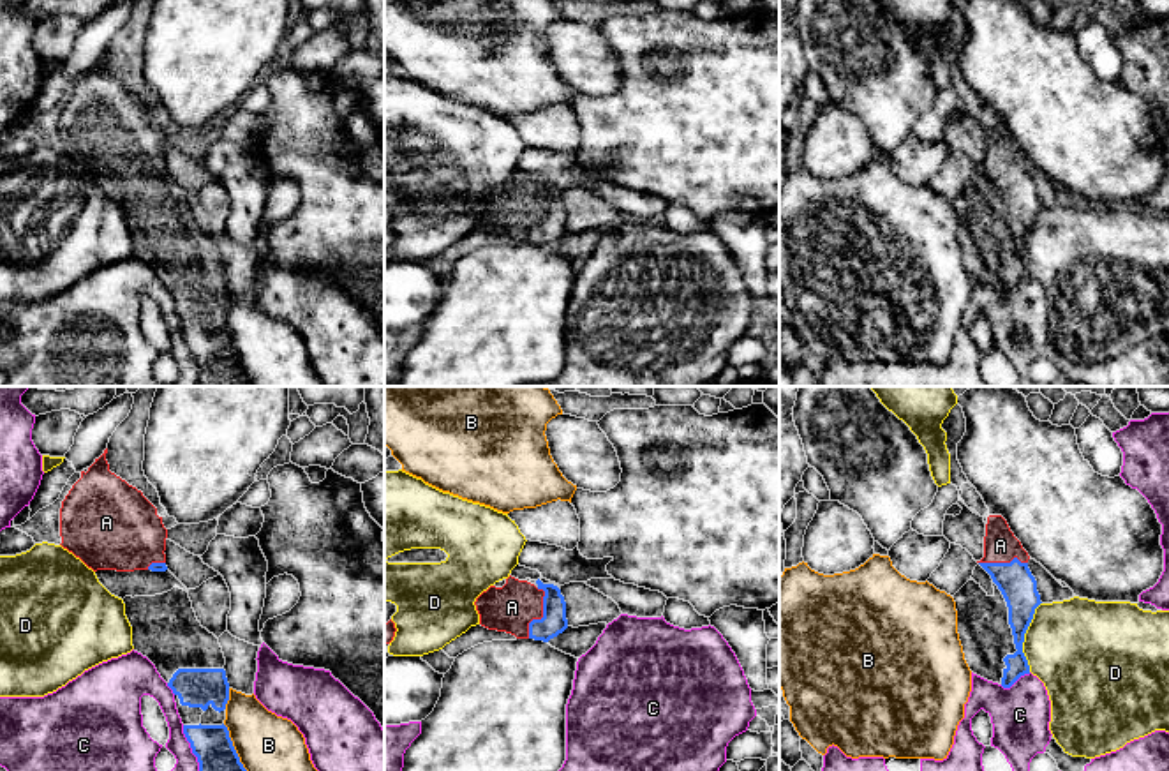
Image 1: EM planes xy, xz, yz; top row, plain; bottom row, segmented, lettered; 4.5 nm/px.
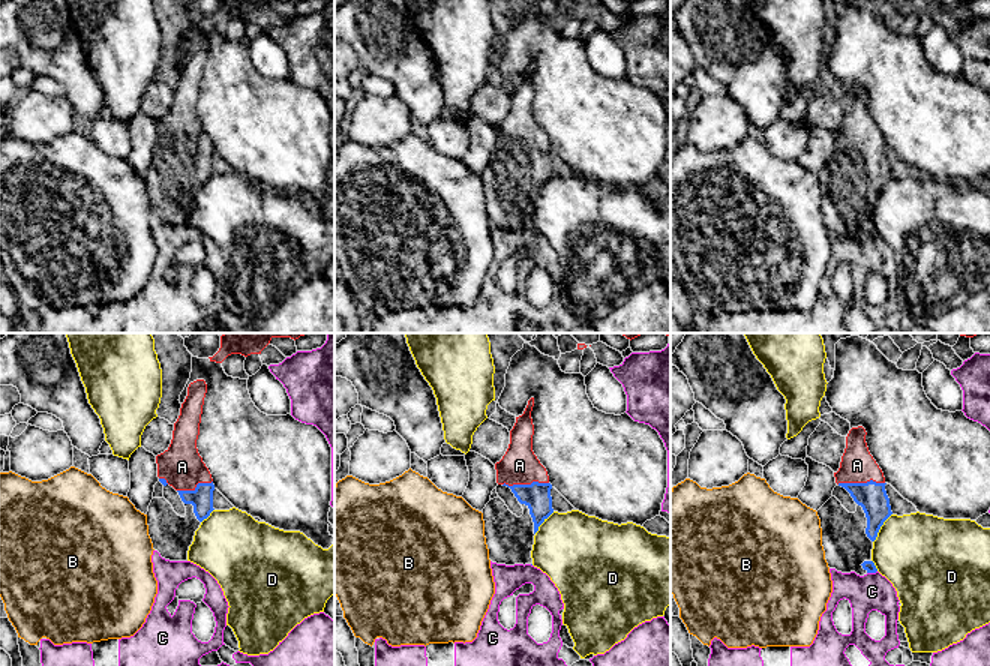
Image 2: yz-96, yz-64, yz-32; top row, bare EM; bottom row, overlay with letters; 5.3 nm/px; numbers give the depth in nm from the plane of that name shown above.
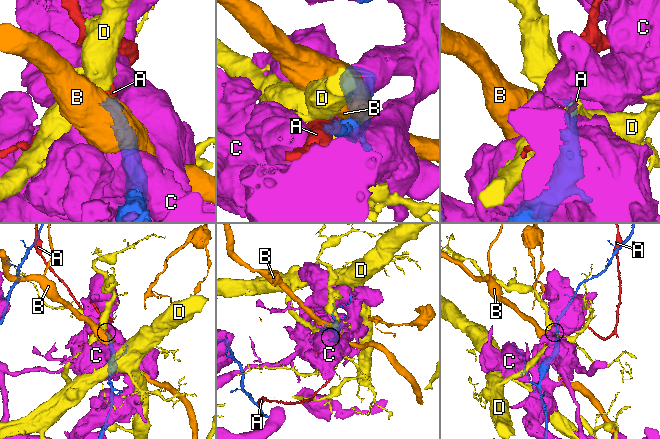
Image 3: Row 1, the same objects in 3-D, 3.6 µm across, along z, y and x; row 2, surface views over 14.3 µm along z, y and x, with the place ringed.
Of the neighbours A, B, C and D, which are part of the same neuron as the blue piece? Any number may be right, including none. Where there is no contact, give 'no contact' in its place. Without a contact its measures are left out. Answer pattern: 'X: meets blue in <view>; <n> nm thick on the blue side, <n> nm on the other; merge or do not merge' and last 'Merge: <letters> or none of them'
A: meets blue in xz; 120 nm thick on the blue side, 220 nm on the other; merge
B: meets blue in xy; 220 nm thick on the blue side, 300 nm on the other; do not merge
C: meets blue in xy; 220 nm thick on the blue side, 170 nm on the other; do not merge
D: meets blue in yz; 160 nm thick on the blue side, 440 nm on the other; do not merge
Merge: A

